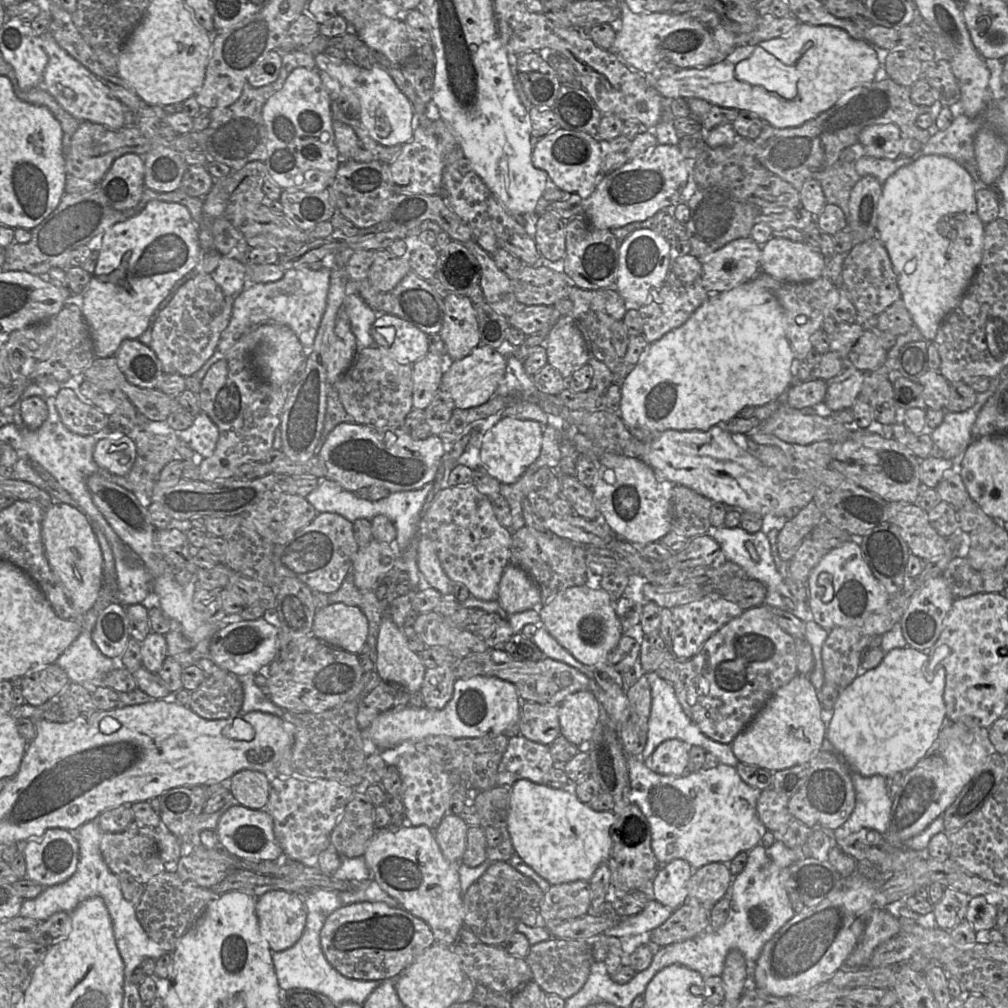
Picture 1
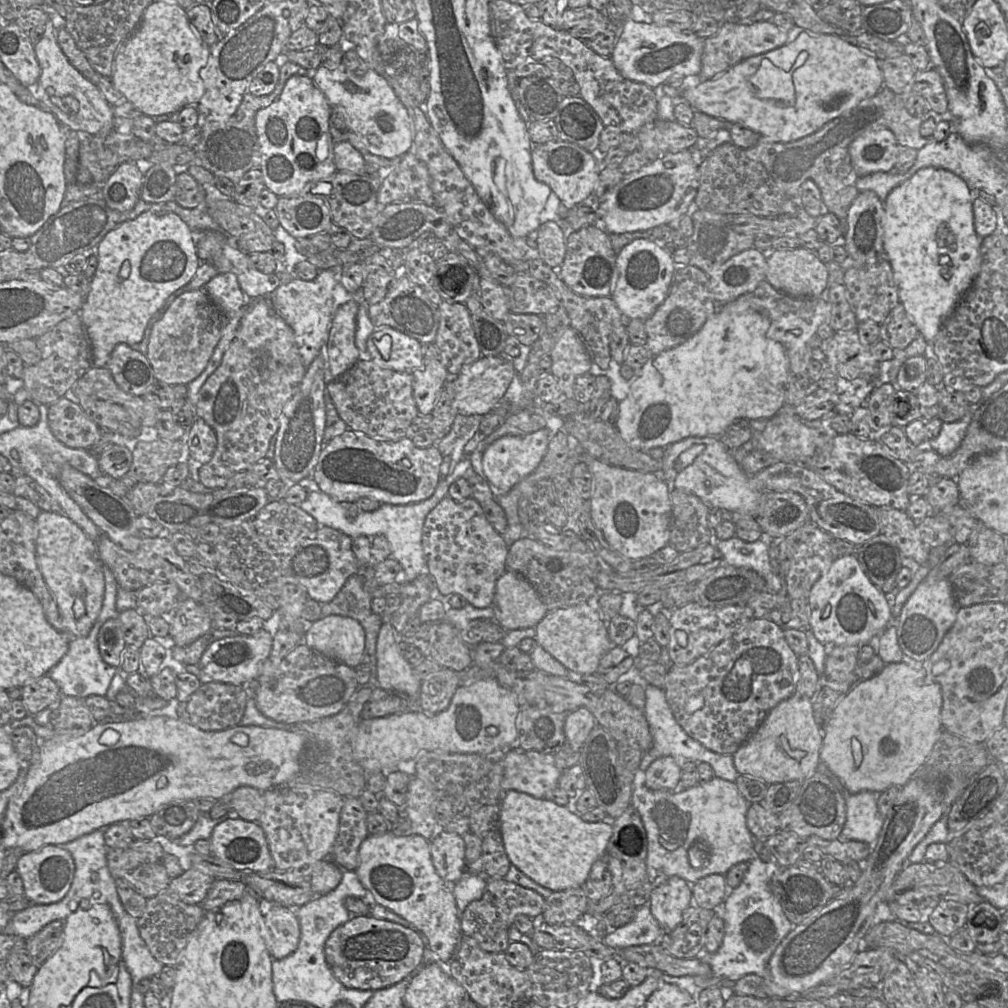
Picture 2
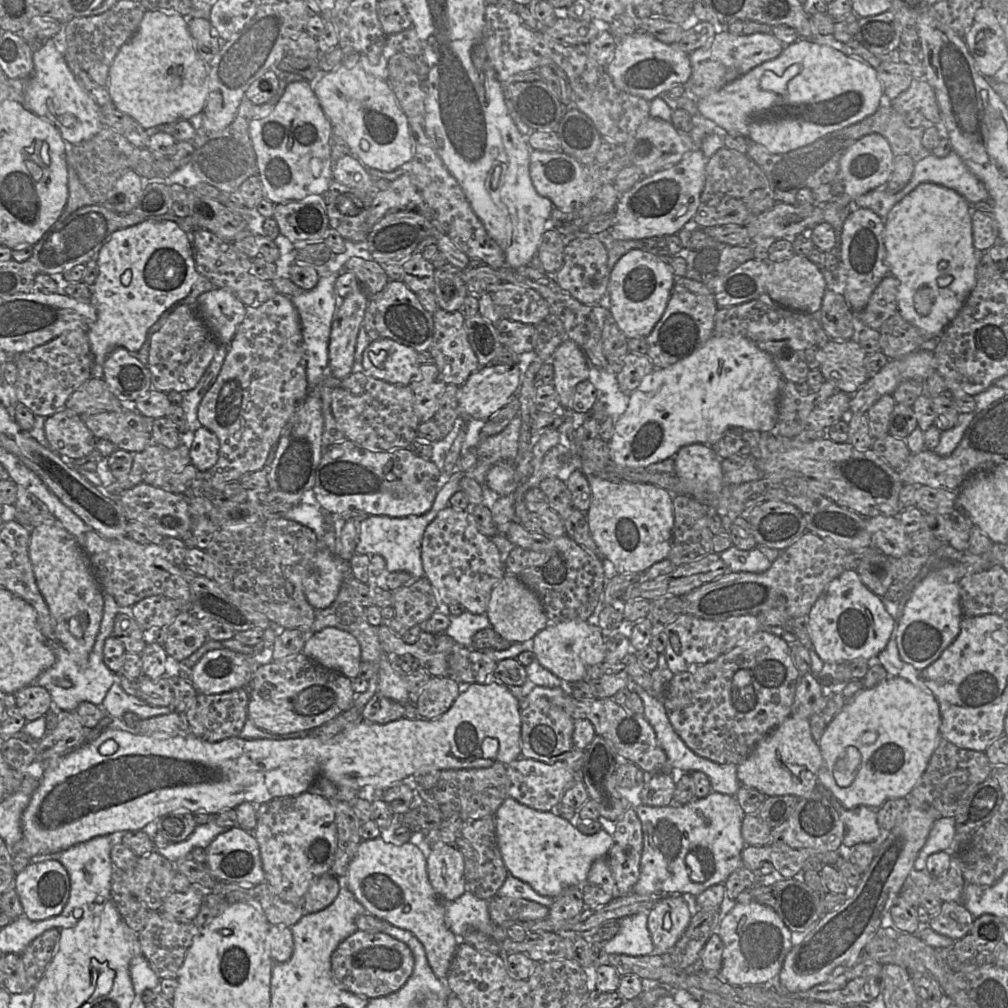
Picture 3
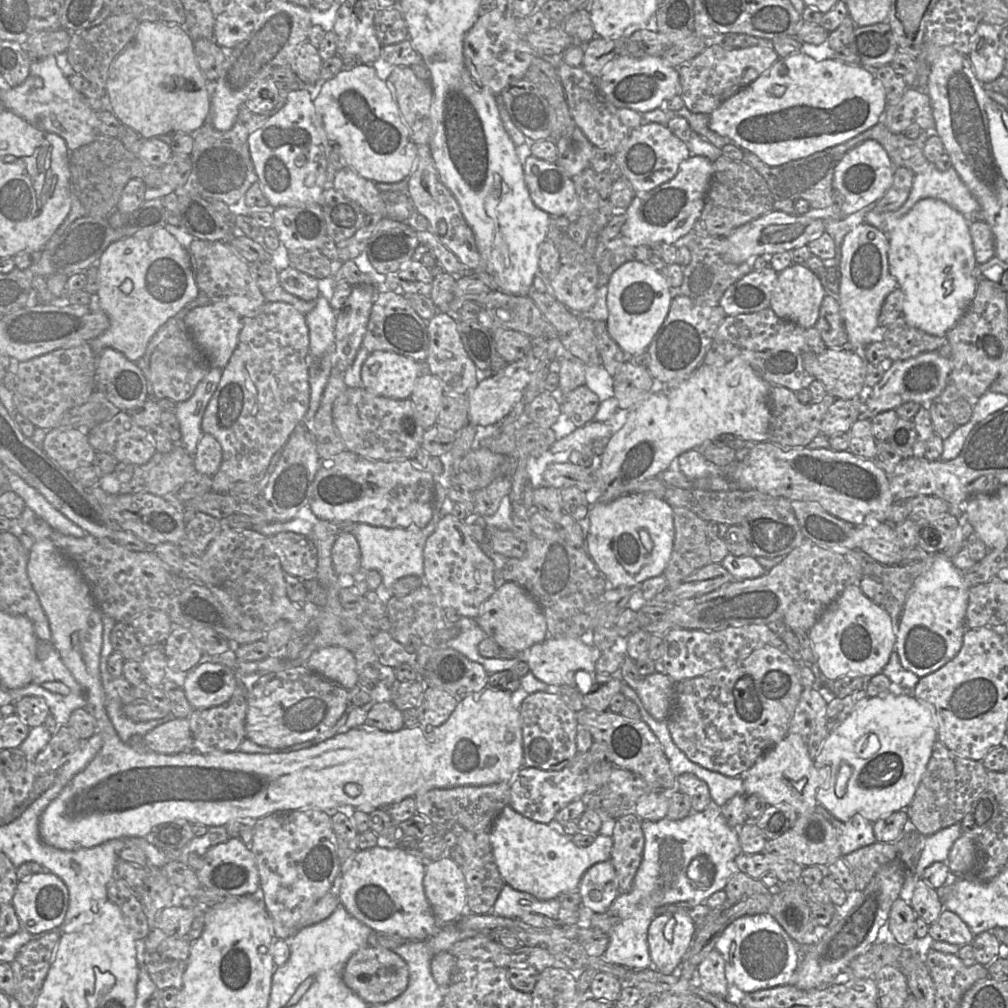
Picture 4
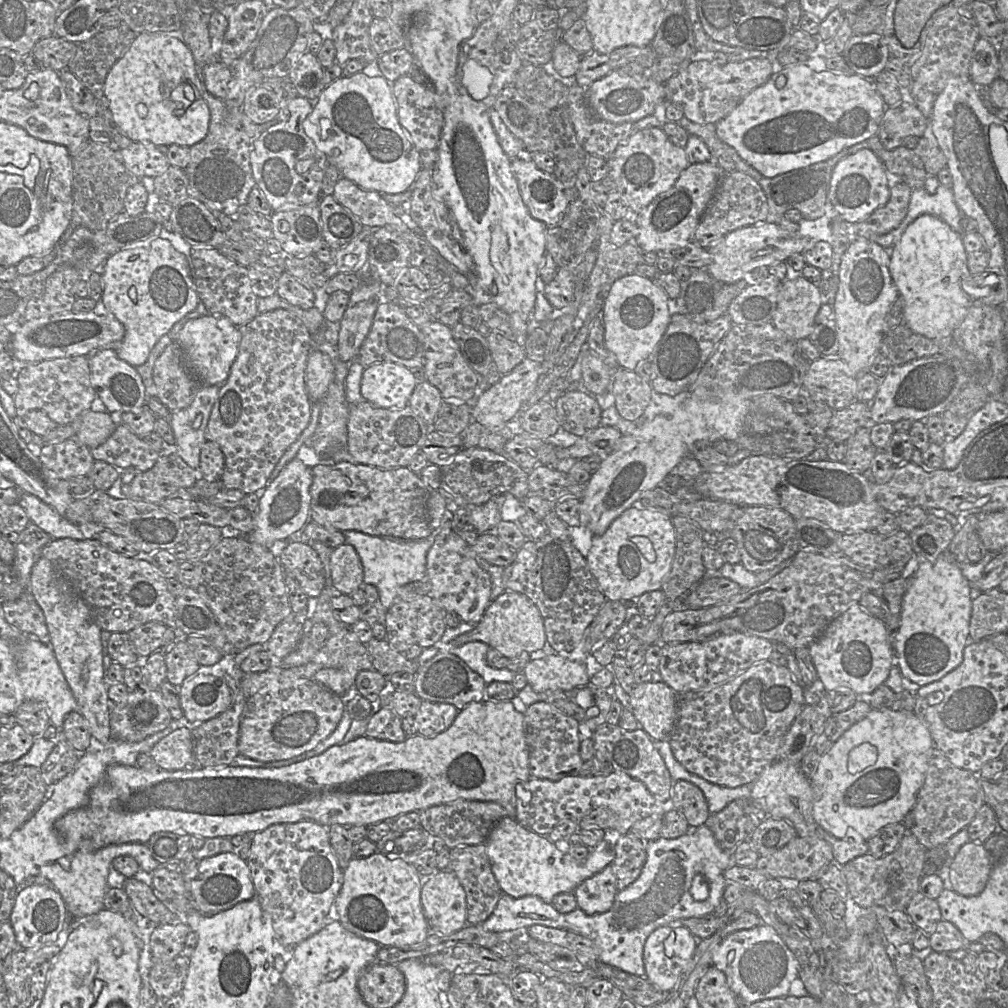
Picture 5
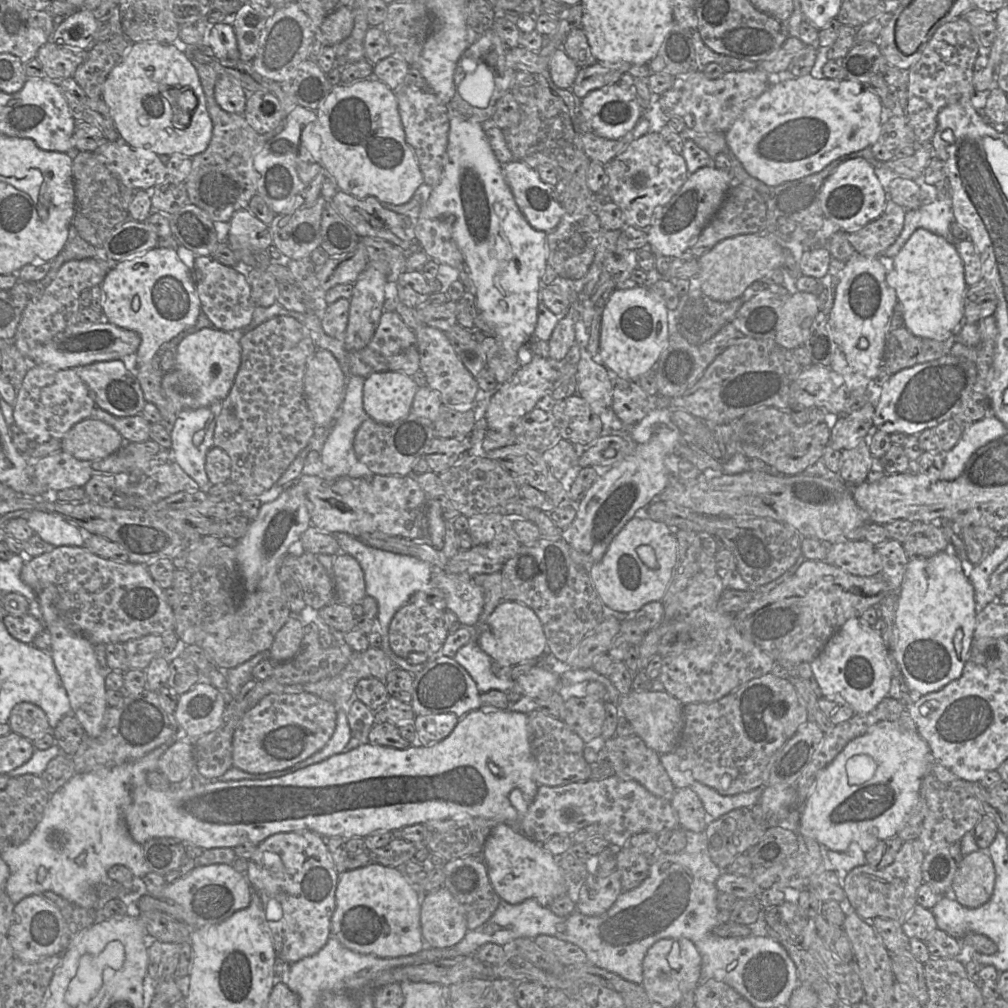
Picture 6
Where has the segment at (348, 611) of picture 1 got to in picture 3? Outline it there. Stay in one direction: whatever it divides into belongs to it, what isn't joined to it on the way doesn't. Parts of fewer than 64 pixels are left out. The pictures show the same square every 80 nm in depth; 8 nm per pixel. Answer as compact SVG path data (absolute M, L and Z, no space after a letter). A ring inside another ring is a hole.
M335 627L310 633L302 651L323 667L353 680L359 675L360 645L350 633Z

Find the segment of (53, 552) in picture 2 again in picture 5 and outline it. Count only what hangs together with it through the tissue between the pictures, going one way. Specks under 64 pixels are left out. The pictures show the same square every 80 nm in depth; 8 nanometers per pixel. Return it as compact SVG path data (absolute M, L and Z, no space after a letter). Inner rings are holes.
M38 555L30 575L30 590L37 604L43 611L50 635L50 646L65 679L77 701L78 711L87 720L93 739L99 743L112 740L108 707L108 686L105 683L105 673L102 665L101 629L92 620L87 604L71 592L53 564L46 558Z

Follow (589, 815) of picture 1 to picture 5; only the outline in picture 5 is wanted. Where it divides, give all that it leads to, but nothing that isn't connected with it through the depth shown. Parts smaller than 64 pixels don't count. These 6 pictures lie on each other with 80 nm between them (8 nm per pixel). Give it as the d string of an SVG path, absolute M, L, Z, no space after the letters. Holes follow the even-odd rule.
M508 816L500 819L491 829L486 840L486 850L492 872L502 893L513 898L536 896L546 903L552 903L553 899L559 894L574 891L582 881L612 865L615 859L614 847L603 839L591 849L590 854L583 862L578 862L568 852L560 850L556 843L548 837L533 832L522 826L516 818Z

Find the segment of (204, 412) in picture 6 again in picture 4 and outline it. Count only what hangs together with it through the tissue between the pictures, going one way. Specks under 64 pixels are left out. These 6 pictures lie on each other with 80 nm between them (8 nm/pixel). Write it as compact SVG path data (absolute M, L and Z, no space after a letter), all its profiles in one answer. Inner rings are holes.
M210 366L193 395L177 403L175 407L175 415L180 425L181 445L192 457L203 434L201 422L204 411L217 389L221 374L220 368Z

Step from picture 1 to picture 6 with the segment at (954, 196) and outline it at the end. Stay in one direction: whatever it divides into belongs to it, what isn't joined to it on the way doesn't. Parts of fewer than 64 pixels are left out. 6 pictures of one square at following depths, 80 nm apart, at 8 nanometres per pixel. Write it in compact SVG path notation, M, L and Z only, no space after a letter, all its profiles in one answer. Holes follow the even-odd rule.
M924 228L917 229L891 260L883 260L886 269L887 284L895 291L897 301L904 307L906 328L915 336L944 340L955 333L963 324L967 285L963 261L956 246L945 238Z

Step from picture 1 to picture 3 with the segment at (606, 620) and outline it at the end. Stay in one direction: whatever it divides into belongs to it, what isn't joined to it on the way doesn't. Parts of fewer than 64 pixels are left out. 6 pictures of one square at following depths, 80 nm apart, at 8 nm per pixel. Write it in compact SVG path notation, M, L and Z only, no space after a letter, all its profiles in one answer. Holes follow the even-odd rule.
M572 620L559 624L549 624L533 638L535 659L547 670L562 680L569 682L593 681L601 675L601 665L605 660L605 637L598 625L589 620Z

